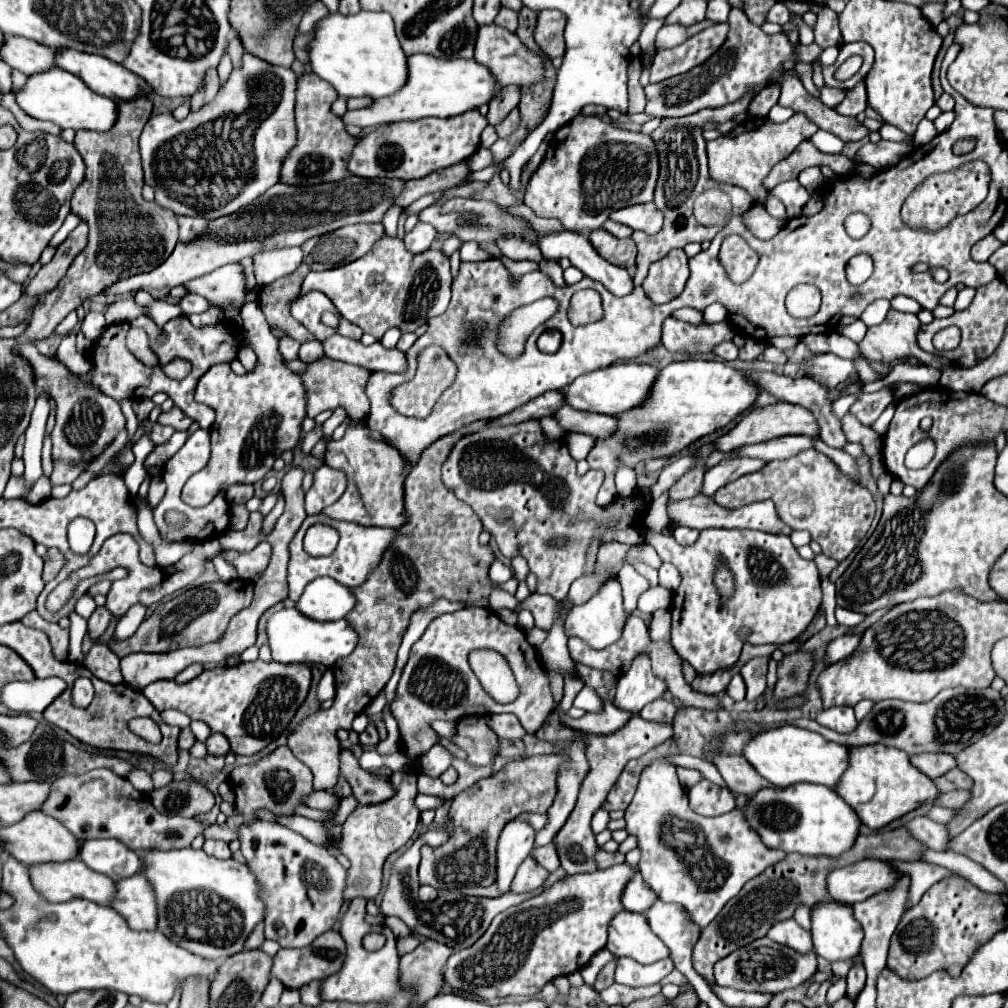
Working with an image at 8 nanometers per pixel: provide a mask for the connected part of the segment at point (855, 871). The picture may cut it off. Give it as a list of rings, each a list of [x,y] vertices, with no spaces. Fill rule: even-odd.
[[[864,859],[854,865],[834,869],[826,879],[826,887],[834,901],[854,905],[884,889],[890,889],[898,877],[900,873],[894,871],[890,863]]]

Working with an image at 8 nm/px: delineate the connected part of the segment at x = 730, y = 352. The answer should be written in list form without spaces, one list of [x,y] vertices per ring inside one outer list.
[[[726,341],[714,347],[714,355],[720,357],[722,361],[734,361],[738,357],[738,347],[732,341]]]

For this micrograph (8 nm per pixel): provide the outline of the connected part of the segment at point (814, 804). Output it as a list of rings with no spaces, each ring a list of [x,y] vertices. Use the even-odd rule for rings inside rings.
[[[814,783],[760,789],[754,797],[748,797],[742,811],[750,829],[762,837],[764,845],[800,855],[838,857],[854,845],[860,827],[856,811],[834,789]]]

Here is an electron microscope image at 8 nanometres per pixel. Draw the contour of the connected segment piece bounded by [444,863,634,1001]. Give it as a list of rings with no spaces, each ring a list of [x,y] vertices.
[[[626,863],[604,871],[566,875],[552,887],[544,887],[542,893],[502,911],[474,945],[448,959],[446,983],[486,1001],[508,995],[534,997],[548,981],[586,967],[604,949],[608,923],[622,911],[620,895],[632,875],[634,869]]]

